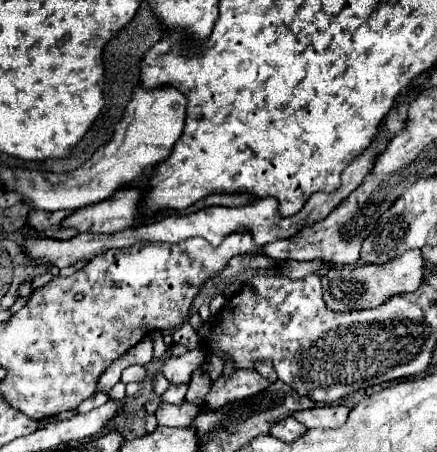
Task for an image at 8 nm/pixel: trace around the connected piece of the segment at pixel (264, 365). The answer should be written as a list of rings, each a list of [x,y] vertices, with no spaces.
[[[257,361],[254,370],[268,379],[271,383],[277,380],[276,372],[270,361]]]

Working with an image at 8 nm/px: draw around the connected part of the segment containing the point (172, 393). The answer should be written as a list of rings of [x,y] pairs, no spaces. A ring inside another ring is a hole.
[[[188,384],[170,385],[168,390],[162,395],[163,402],[173,405],[181,405],[183,403],[183,396],[185,396],[188,387]]]

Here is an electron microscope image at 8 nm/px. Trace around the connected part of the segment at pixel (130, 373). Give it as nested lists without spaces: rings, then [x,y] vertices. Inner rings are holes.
[[[130,367],[124,371],[124,377],[122,377],[122,383],[130,383],[130,381],[146,381],[148,379],[148,371],[146,367]]]

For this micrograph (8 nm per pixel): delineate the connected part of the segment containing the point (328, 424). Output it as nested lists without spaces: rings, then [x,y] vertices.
[[[316,405],[312,409],[306,411],[296,411],[292,413],[292,417],[296,417],[296,421],[300,421],[306,429],[336,429],[340,425],[344,425],[344,421],[348,419],[350,409],[346,405]]]

